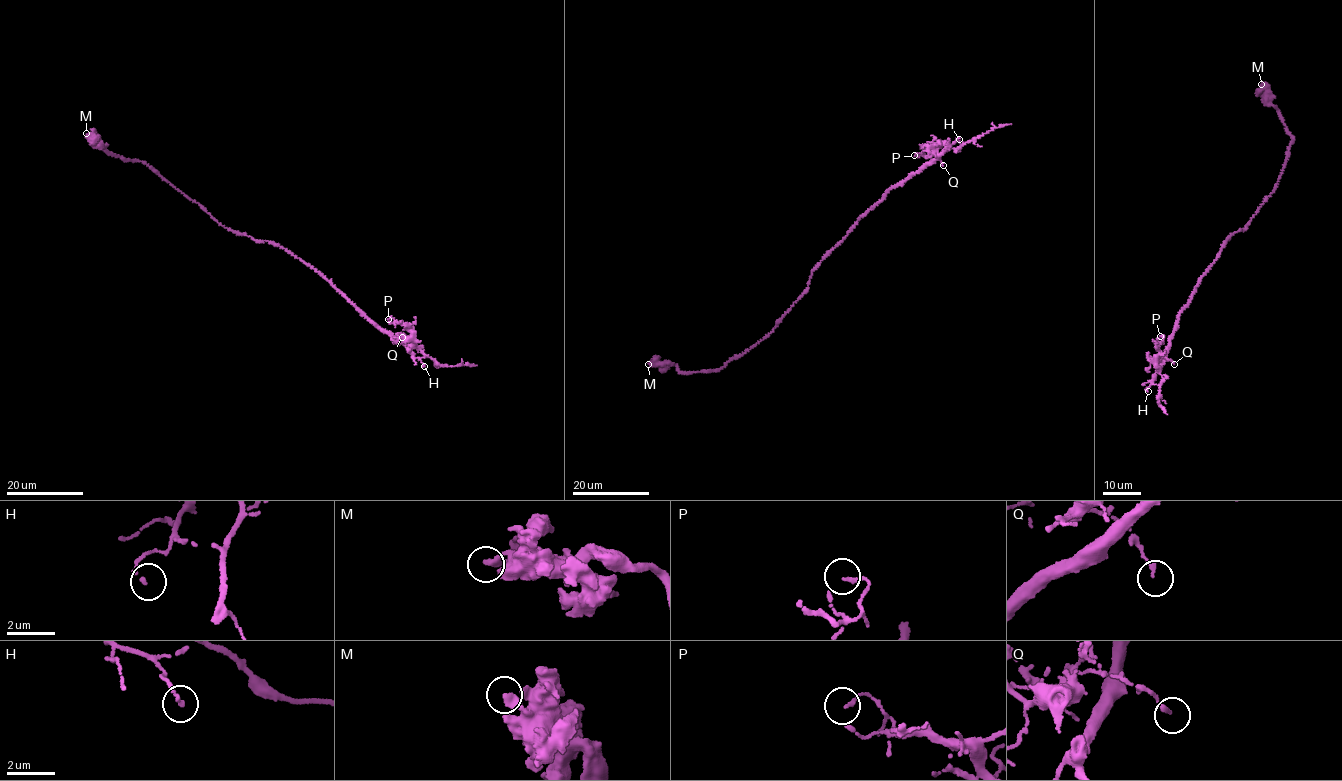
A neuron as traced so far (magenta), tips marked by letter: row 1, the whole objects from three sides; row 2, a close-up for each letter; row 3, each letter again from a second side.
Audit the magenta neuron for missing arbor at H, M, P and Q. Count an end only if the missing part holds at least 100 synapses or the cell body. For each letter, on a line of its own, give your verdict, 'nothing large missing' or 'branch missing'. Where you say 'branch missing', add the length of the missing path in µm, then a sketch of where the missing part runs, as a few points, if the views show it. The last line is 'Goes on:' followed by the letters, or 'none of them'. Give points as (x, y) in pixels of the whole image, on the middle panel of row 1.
H: nothing large missing
M: nothing large missing
P: nothing large missing
Q: nothing large missing
Goes on: none of them

